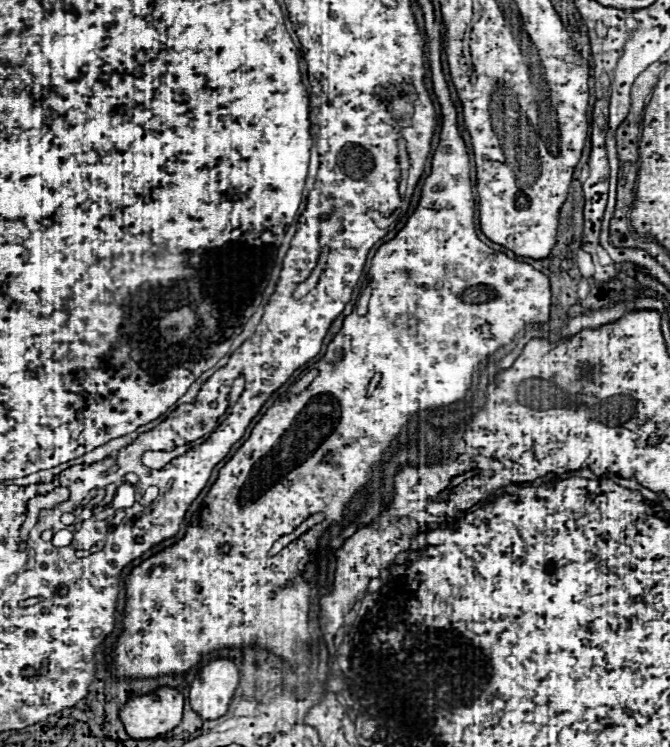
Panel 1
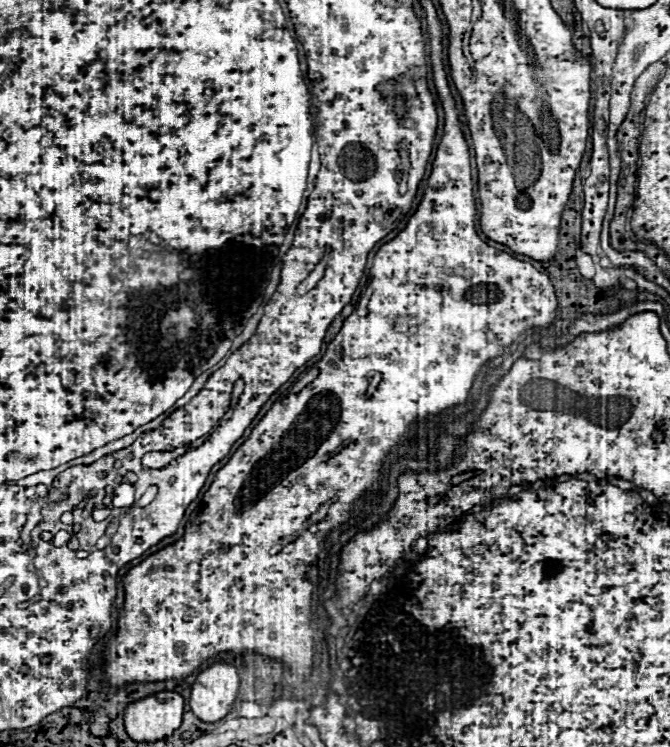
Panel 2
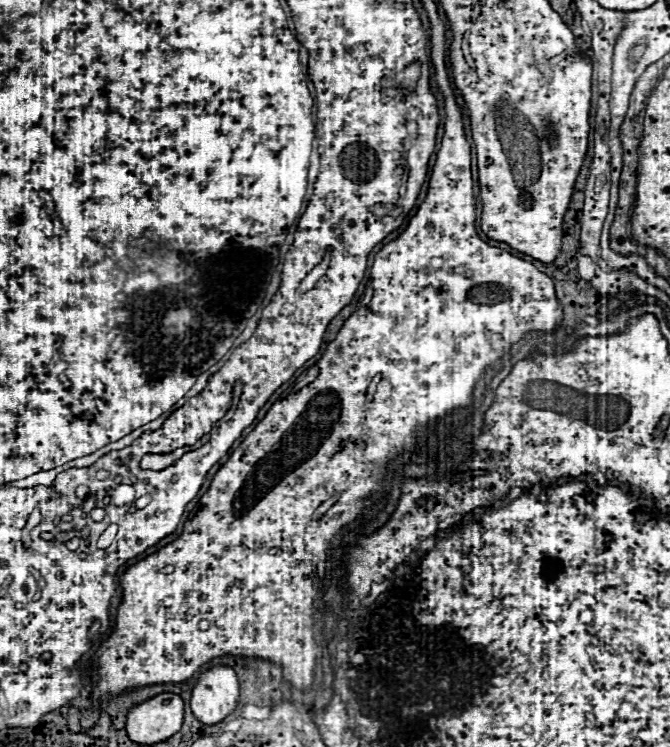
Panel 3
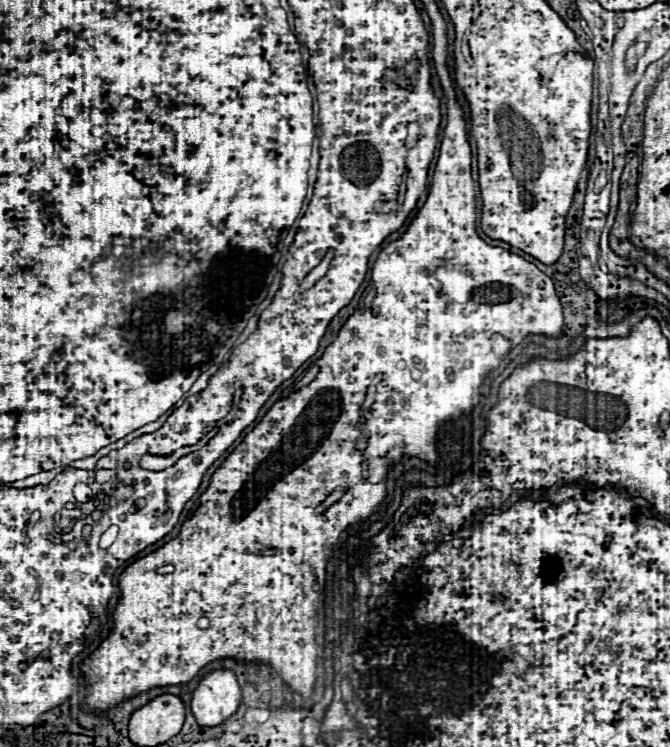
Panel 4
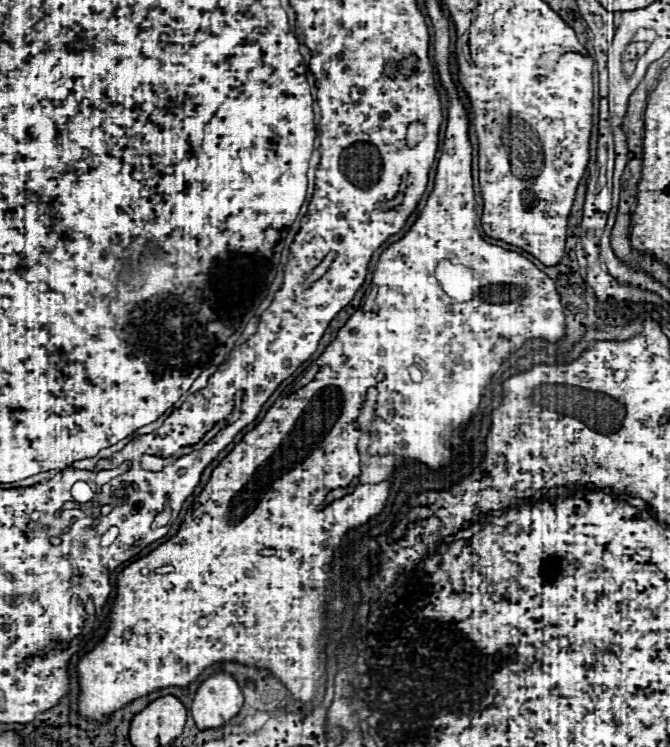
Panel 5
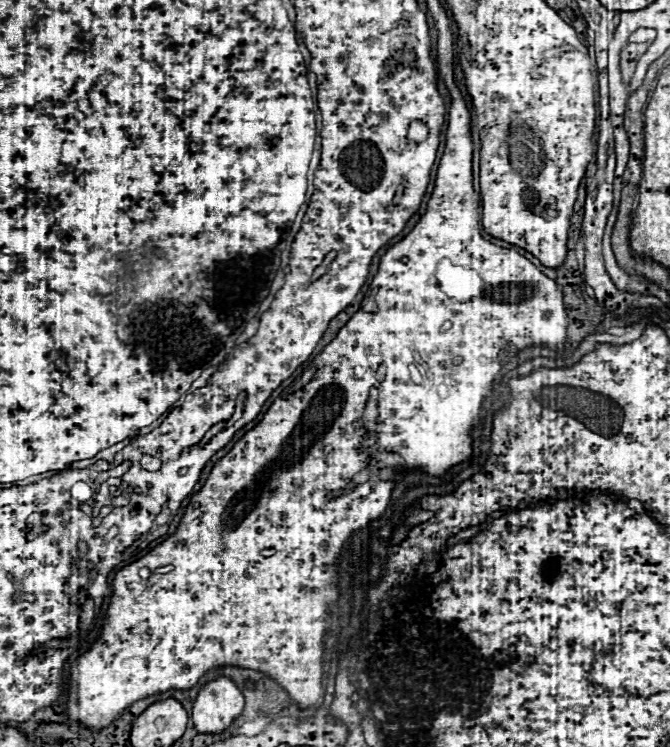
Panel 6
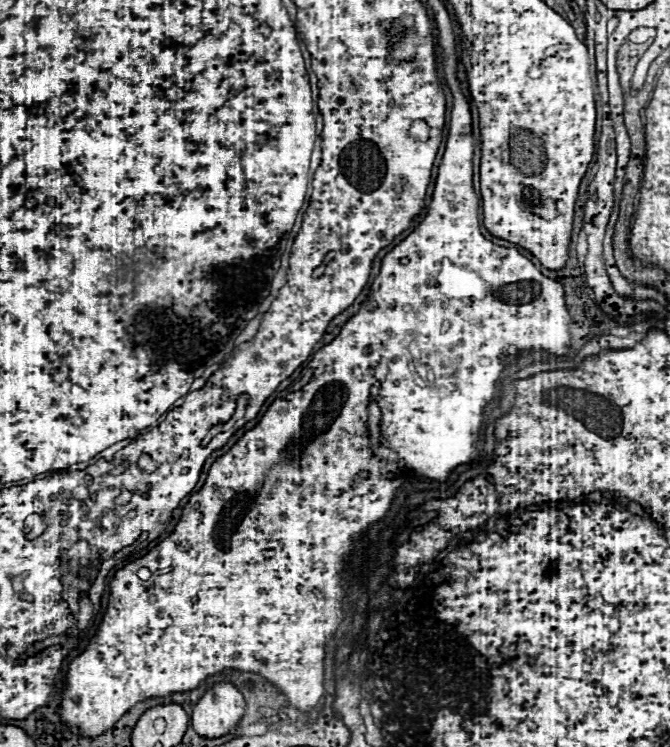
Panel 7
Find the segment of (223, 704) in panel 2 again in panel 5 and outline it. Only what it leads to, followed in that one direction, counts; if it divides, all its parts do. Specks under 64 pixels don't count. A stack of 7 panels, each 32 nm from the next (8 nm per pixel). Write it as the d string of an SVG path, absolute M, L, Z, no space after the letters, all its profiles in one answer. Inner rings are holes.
M216 672L198 686L192 702L192 716L200 730L220 728L240 712L242 702L244 698L234 676Z

